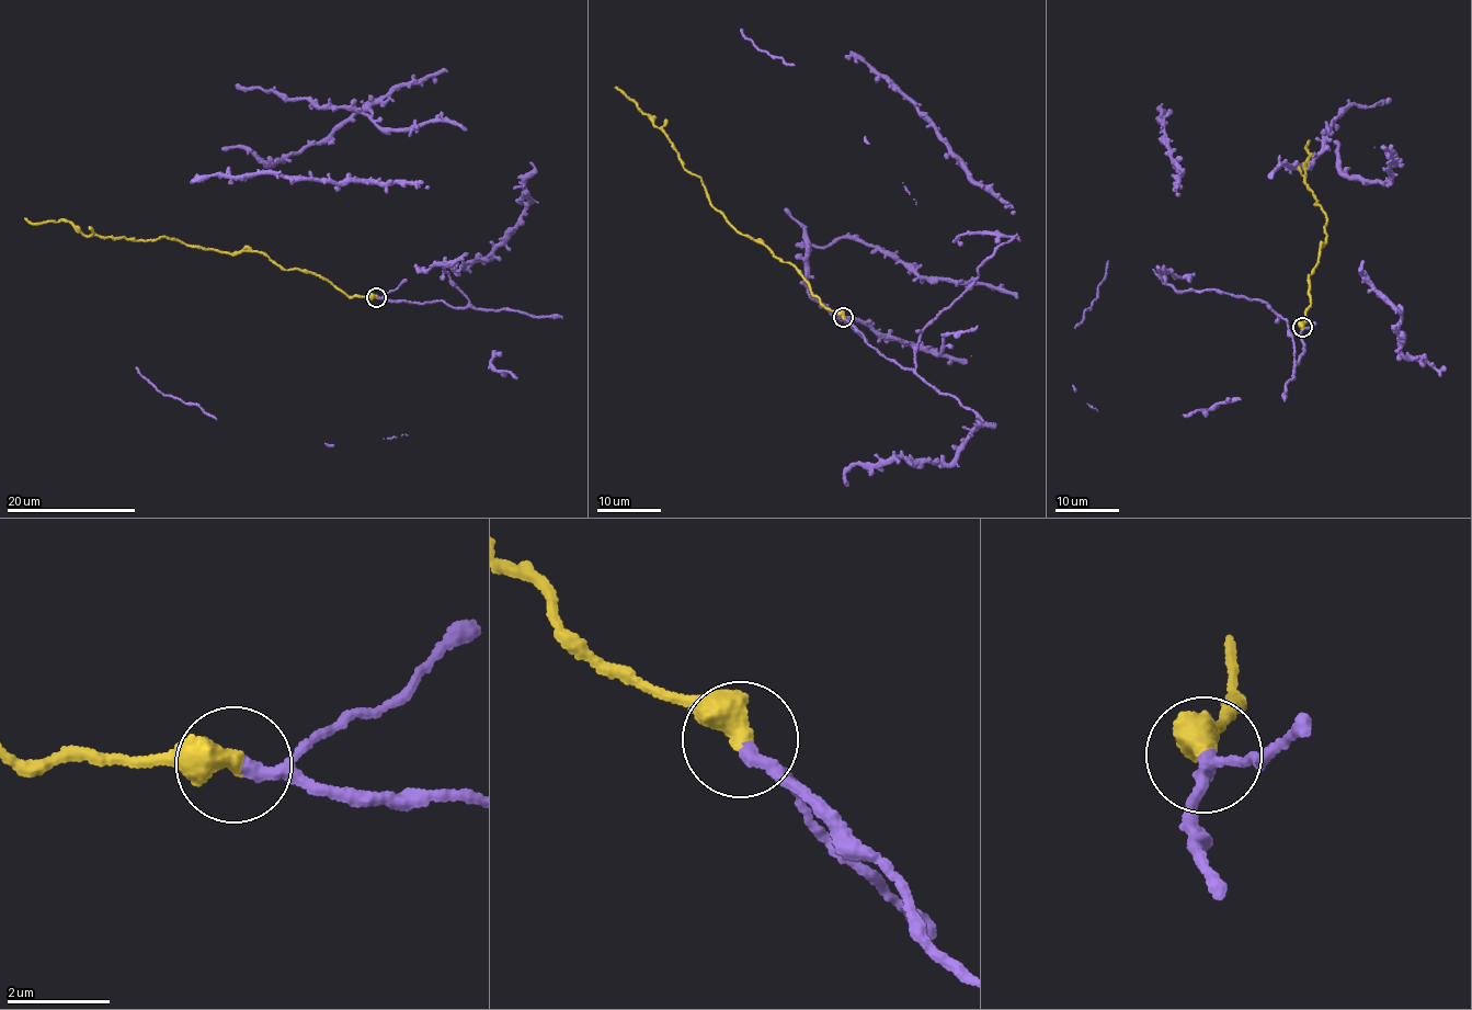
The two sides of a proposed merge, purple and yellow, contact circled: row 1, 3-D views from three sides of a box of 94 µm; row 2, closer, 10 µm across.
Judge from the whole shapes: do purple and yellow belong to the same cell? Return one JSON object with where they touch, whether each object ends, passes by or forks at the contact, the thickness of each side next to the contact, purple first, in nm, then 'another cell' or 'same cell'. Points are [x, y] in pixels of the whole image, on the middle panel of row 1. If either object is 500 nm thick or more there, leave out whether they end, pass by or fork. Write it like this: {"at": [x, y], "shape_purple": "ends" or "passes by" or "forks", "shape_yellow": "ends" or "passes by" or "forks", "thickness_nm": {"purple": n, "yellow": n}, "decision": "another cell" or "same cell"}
{"at": [843, 317], "thickness_nm": {"purple": 200, "yellow": 550}, "decision": "same cell"}

